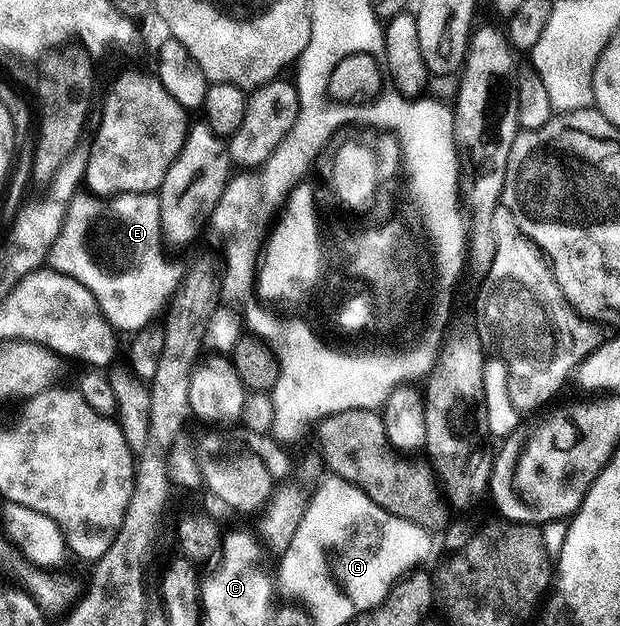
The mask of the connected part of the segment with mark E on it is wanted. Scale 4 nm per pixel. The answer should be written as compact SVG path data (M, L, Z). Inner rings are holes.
M122 192L111 198L80 194L68 205L68 214L52 244L50 264L55 271L82 282L94 294L113 328L135 334L169 307L168 299L172 295L173 299L181 287L180 268L168 261L164 248L166 241L155 193Z

